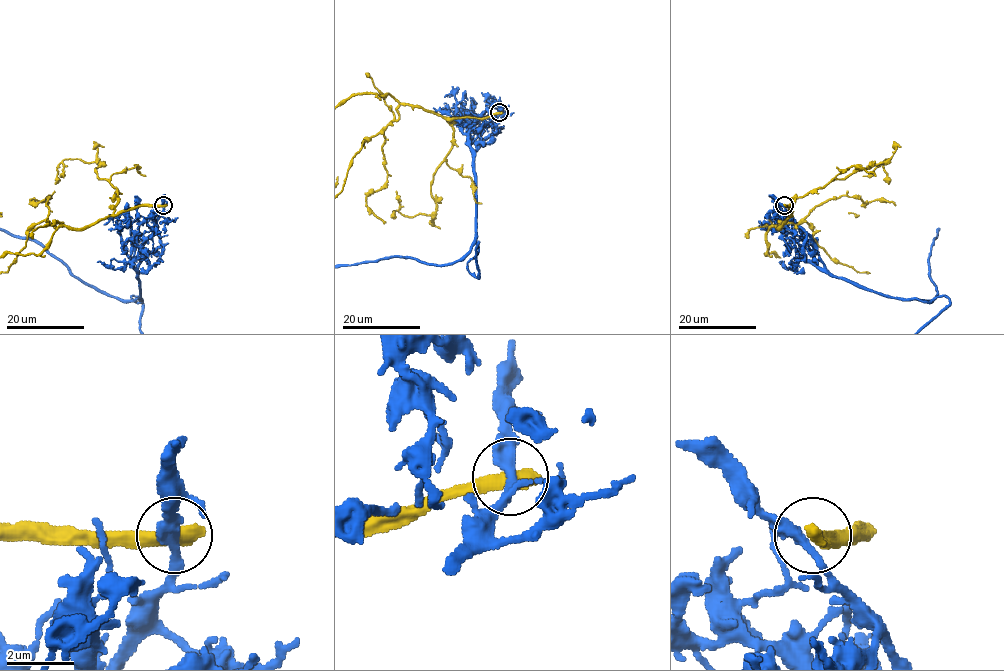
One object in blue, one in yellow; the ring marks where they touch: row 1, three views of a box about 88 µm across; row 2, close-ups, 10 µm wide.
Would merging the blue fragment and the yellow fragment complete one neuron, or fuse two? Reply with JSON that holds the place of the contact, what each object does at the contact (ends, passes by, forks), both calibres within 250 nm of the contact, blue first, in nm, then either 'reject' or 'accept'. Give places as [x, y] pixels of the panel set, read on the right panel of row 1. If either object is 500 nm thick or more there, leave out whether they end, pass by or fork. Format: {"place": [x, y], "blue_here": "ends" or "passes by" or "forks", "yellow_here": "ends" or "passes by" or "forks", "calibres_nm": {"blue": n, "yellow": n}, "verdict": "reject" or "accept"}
{"place": [784, 205], "calibres_nm": {"blue": 340, "yellow": 500}, "verdict": "reject"}

